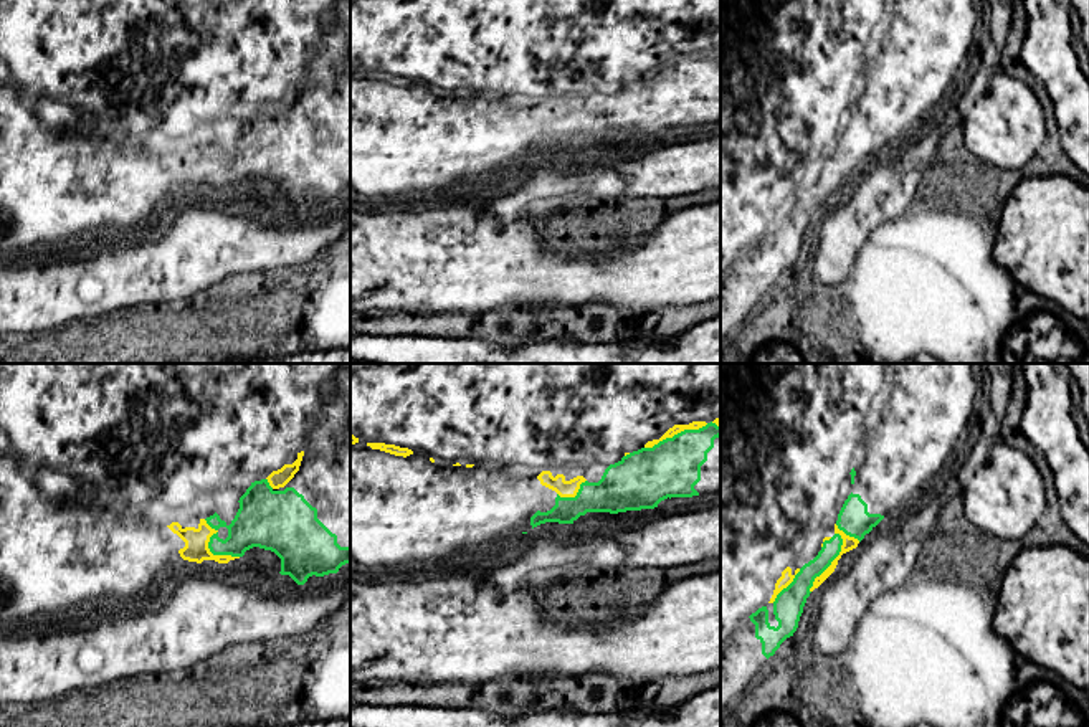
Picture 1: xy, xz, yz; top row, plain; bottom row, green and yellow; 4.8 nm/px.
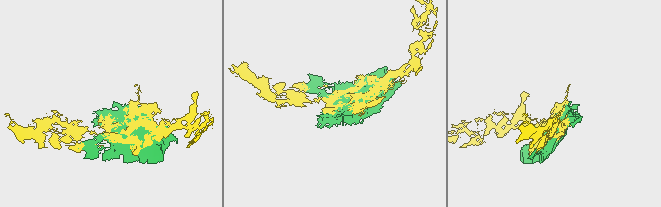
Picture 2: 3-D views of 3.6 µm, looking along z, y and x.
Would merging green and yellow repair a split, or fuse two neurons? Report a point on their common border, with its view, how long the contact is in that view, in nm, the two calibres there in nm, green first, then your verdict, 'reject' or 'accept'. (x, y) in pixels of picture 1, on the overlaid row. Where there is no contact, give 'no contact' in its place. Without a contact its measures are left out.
meets green in yz at (835, 557); contact 360 nm long; 110 nm thick on the green side, 60 nm on the other; reject

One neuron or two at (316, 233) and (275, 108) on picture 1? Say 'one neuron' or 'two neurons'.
two neurons

